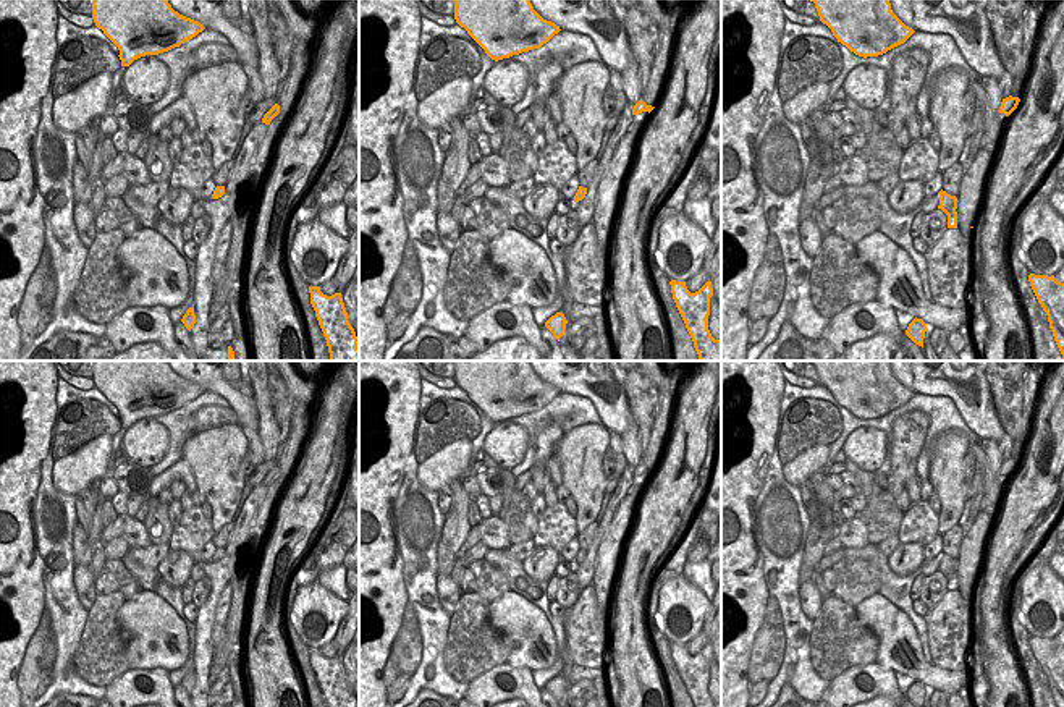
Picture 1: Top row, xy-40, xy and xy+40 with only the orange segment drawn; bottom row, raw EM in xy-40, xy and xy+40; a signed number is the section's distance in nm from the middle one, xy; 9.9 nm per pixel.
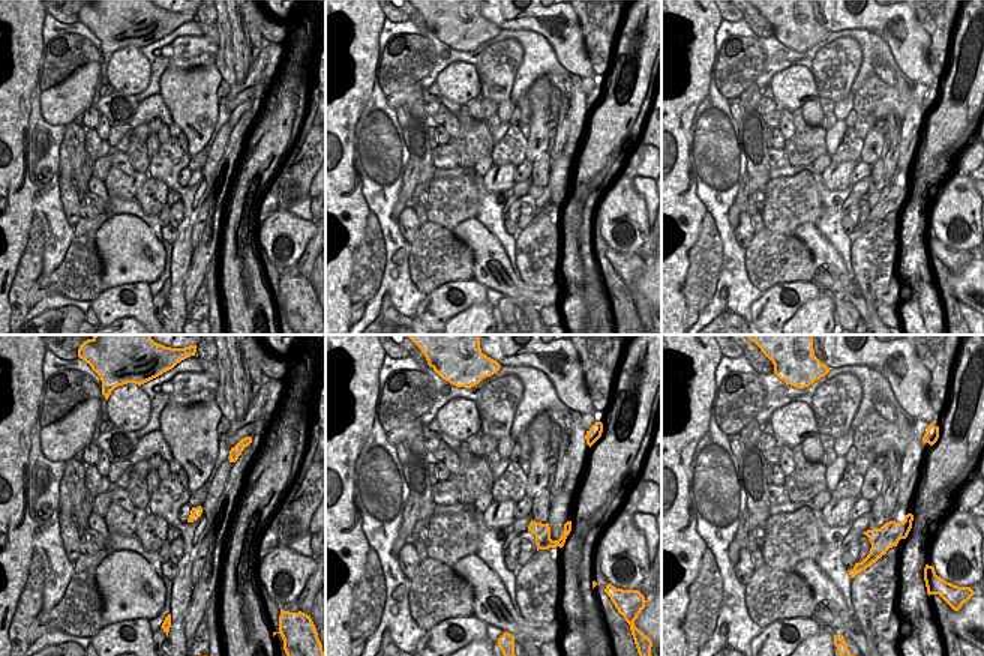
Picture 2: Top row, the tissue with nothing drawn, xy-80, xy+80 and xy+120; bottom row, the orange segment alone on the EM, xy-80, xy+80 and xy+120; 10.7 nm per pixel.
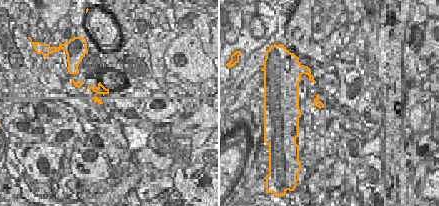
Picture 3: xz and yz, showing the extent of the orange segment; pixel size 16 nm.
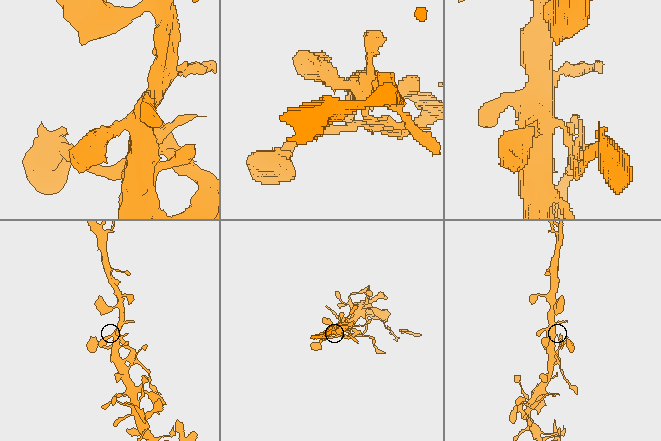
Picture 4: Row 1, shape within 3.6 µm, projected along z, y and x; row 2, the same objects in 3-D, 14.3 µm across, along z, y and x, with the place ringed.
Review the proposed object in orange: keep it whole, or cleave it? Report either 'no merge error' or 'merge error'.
merge error

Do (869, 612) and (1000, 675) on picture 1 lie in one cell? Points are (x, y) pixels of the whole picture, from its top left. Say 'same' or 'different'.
different

